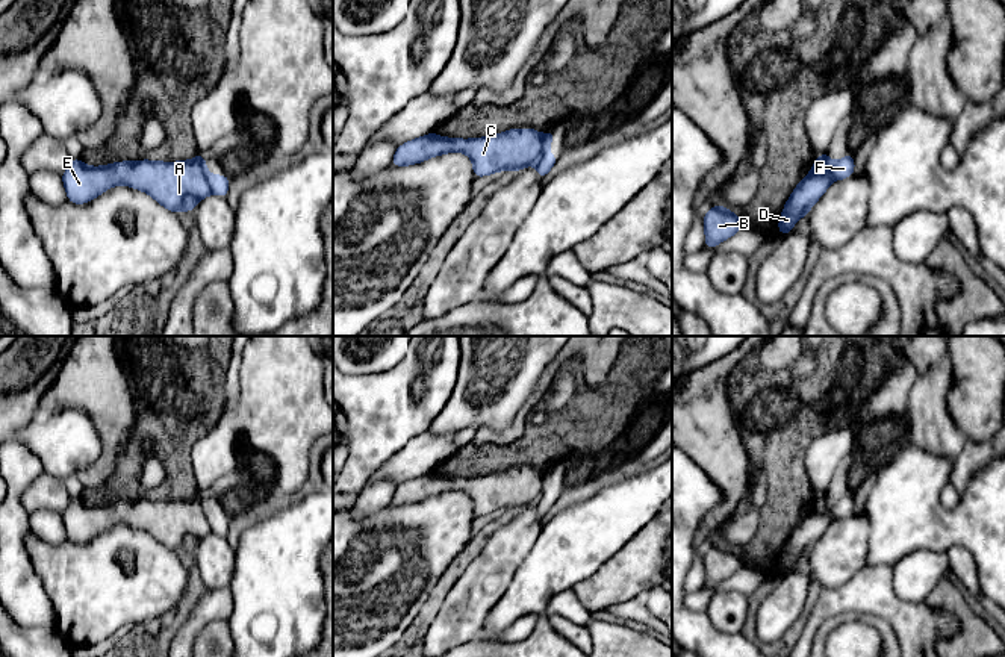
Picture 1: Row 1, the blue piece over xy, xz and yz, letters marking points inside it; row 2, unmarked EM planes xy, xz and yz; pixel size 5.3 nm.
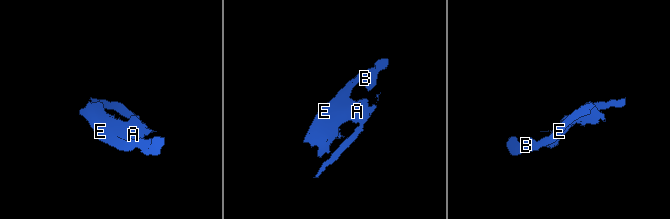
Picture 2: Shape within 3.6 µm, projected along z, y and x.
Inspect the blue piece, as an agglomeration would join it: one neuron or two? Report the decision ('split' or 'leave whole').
split

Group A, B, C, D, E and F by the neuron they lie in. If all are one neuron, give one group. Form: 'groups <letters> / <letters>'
groups A B C D E / F

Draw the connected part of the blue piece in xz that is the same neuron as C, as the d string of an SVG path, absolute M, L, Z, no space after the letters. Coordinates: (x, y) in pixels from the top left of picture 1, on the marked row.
M510 129L474 139L442 138L431 132L397 147L390 165L406 167L445 153L462 151L472 159L475 179L502 170L516 173L542 157L542 139L543 135L534 129Z

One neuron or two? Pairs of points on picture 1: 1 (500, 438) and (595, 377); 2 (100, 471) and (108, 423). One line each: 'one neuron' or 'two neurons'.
1: one neuron
2: one neuron

